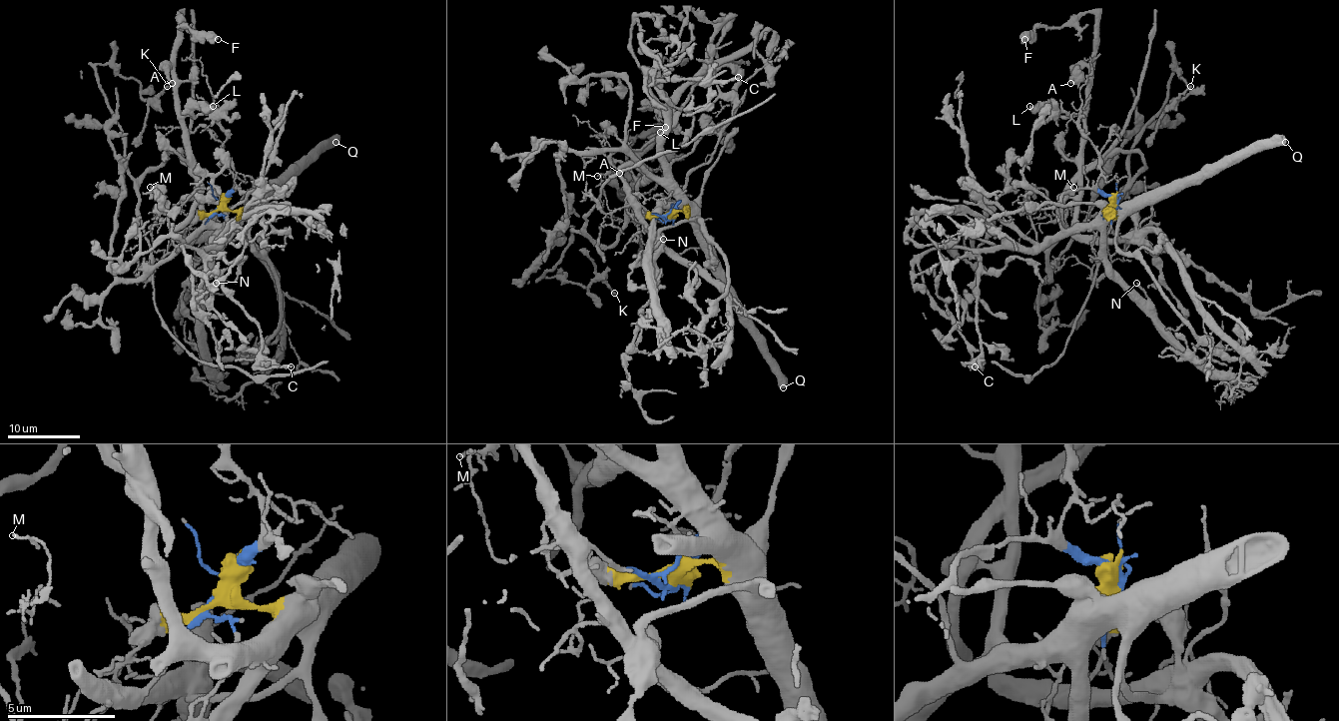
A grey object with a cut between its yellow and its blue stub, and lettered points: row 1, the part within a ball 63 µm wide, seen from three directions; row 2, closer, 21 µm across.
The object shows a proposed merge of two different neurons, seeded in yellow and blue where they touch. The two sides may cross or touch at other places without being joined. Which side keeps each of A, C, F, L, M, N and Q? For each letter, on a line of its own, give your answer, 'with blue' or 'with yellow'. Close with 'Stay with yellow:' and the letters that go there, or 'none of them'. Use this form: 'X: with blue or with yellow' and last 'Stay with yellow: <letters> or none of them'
A: with yellow
C: with yellow
F: with yellow
L: with yellow
M: with blue
N: with yellow
Q: with yellow
Stay with yellow: A, C, F, L, N, Q

